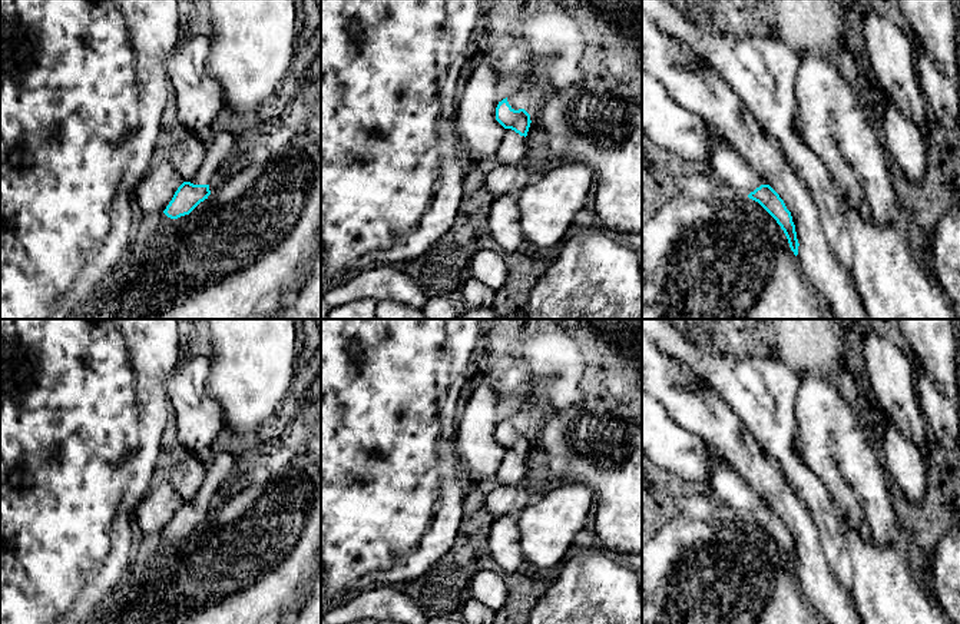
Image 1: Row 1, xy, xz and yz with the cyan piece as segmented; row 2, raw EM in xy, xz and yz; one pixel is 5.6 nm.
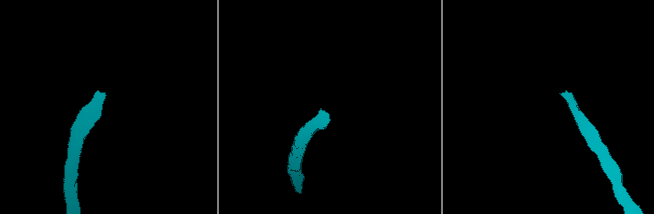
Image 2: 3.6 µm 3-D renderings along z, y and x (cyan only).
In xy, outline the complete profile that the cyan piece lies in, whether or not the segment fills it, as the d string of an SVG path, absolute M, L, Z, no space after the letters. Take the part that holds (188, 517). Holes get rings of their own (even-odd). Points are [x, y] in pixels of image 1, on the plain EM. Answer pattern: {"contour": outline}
{"contour": "M218 452L205 469L205 479L198 495L178 508L163 534L171 540L178 540L189 535L201 522L208 520L211 498L228 487L228 481L238 474L239 467L239 461L231 452Z"}

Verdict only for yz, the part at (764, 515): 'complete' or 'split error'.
split error

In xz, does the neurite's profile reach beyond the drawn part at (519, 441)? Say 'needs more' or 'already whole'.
needs more

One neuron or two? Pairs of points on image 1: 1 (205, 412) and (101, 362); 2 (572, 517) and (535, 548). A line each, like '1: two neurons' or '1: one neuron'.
1: two neurons
2: one neuron

